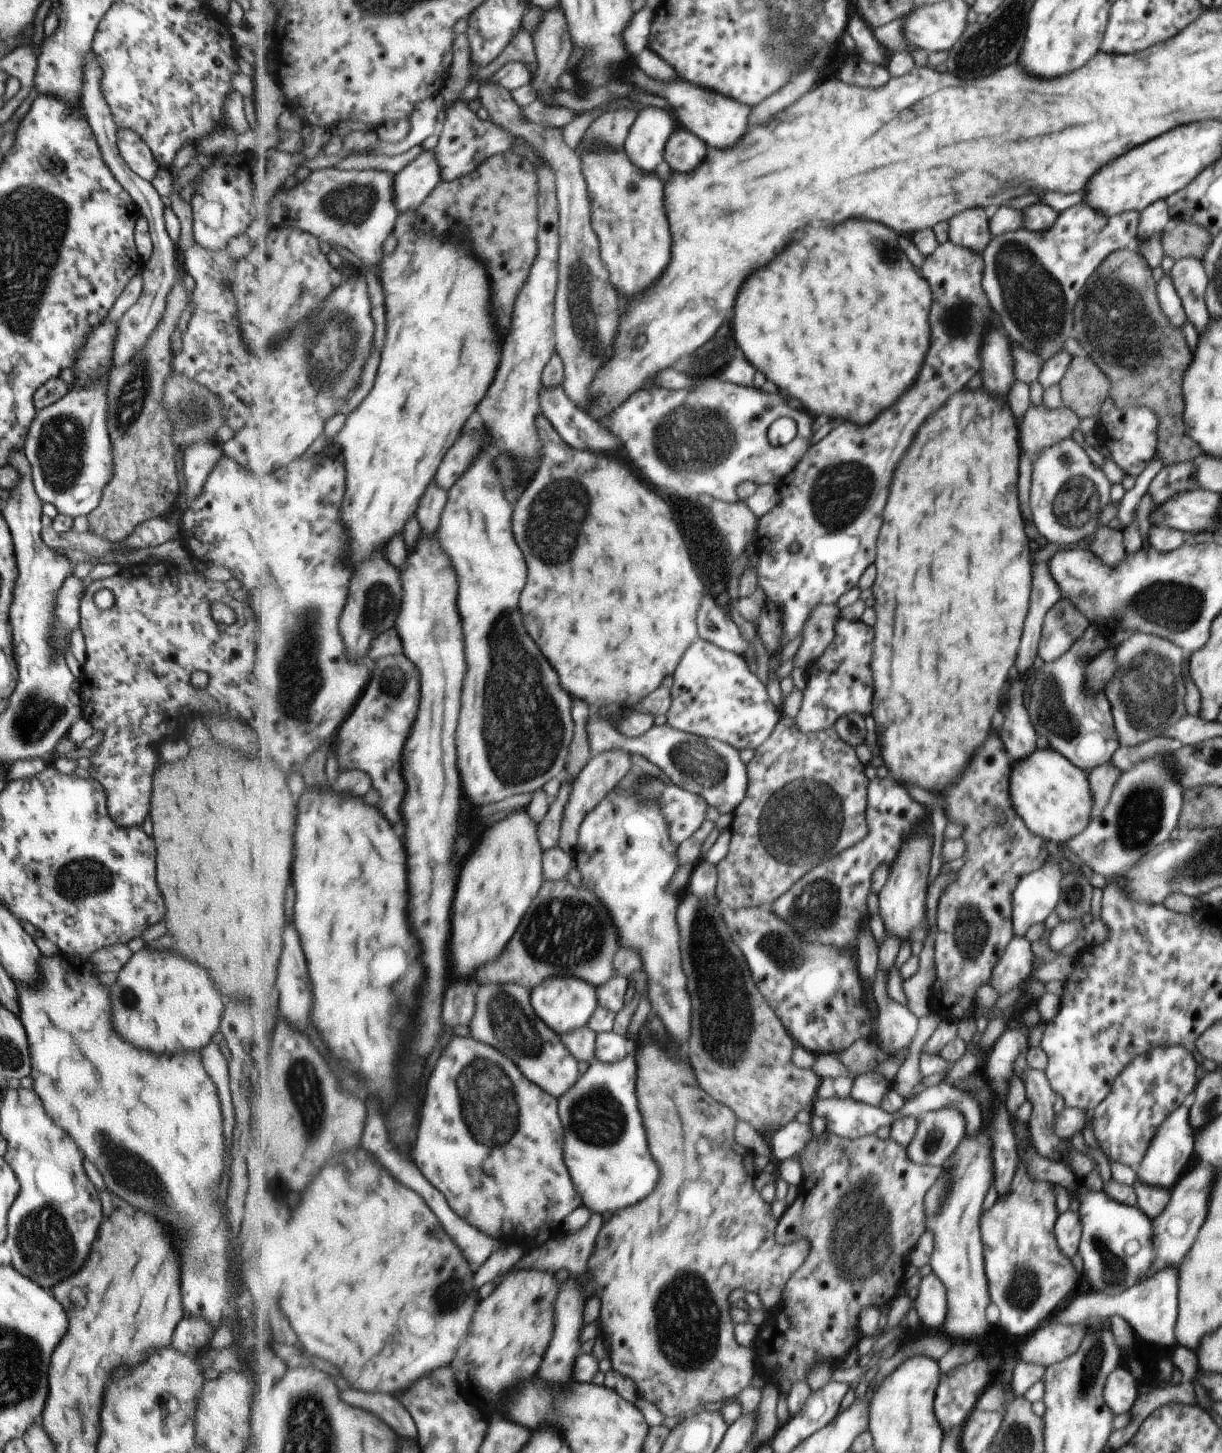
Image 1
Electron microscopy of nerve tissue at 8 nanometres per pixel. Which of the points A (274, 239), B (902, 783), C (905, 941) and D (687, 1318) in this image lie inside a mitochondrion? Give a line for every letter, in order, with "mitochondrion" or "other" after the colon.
A: other
B: other
C: other
D: mitochondrion

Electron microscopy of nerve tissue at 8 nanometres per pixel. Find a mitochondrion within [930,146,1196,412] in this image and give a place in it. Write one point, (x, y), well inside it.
(1125, 335)

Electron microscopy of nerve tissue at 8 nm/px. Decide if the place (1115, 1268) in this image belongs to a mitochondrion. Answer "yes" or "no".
yes

